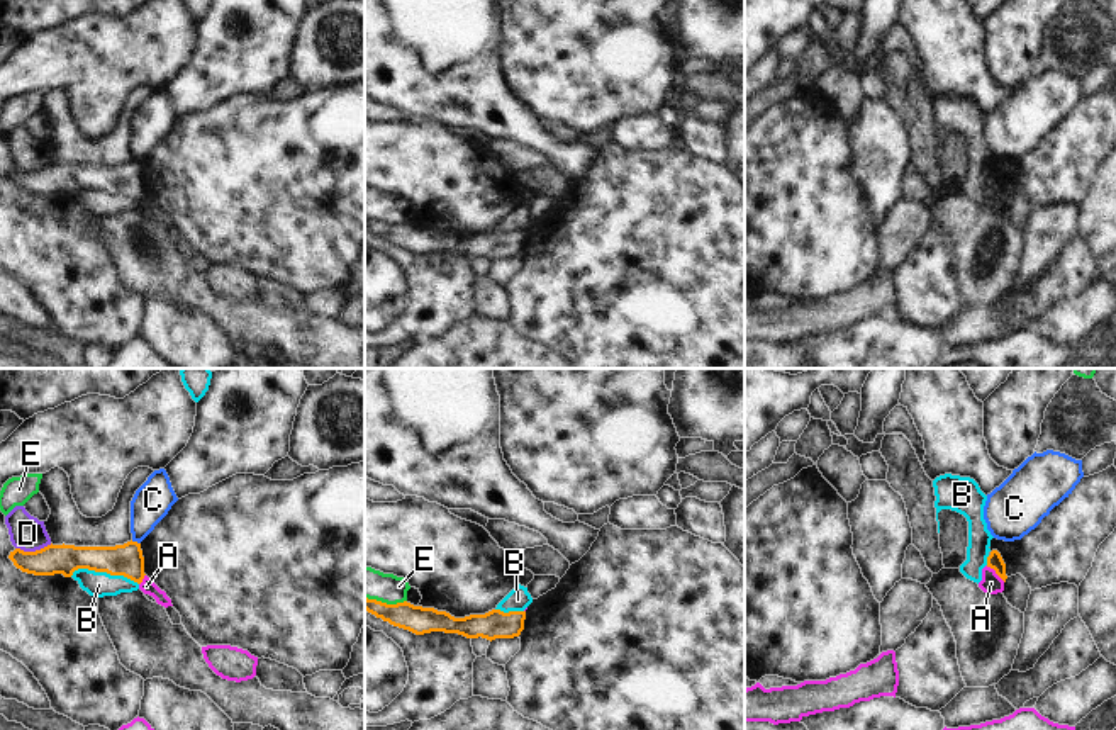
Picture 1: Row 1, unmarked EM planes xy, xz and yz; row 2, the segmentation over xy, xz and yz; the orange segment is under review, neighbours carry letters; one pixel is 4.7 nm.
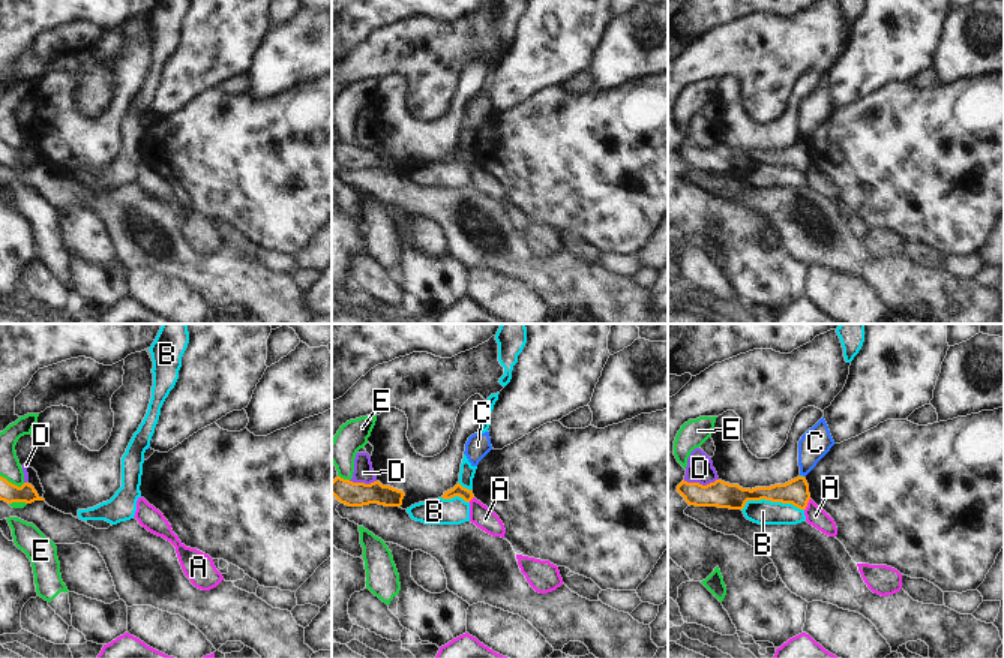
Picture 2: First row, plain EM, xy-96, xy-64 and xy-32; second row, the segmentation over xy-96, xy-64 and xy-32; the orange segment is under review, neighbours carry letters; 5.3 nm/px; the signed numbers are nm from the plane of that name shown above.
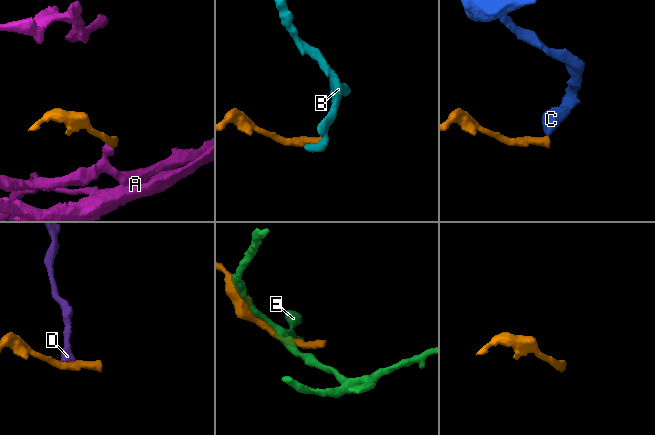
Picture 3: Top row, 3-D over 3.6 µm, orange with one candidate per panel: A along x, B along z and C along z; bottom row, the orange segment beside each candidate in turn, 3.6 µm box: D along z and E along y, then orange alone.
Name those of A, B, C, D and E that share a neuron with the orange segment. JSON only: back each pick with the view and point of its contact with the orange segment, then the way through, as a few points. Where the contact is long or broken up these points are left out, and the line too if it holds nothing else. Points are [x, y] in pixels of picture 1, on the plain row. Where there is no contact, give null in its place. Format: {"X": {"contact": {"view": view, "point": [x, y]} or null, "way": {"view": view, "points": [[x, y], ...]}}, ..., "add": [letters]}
{"add": []}

